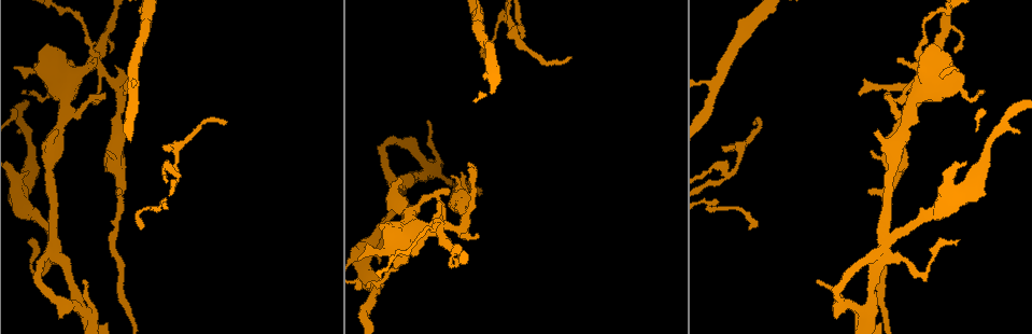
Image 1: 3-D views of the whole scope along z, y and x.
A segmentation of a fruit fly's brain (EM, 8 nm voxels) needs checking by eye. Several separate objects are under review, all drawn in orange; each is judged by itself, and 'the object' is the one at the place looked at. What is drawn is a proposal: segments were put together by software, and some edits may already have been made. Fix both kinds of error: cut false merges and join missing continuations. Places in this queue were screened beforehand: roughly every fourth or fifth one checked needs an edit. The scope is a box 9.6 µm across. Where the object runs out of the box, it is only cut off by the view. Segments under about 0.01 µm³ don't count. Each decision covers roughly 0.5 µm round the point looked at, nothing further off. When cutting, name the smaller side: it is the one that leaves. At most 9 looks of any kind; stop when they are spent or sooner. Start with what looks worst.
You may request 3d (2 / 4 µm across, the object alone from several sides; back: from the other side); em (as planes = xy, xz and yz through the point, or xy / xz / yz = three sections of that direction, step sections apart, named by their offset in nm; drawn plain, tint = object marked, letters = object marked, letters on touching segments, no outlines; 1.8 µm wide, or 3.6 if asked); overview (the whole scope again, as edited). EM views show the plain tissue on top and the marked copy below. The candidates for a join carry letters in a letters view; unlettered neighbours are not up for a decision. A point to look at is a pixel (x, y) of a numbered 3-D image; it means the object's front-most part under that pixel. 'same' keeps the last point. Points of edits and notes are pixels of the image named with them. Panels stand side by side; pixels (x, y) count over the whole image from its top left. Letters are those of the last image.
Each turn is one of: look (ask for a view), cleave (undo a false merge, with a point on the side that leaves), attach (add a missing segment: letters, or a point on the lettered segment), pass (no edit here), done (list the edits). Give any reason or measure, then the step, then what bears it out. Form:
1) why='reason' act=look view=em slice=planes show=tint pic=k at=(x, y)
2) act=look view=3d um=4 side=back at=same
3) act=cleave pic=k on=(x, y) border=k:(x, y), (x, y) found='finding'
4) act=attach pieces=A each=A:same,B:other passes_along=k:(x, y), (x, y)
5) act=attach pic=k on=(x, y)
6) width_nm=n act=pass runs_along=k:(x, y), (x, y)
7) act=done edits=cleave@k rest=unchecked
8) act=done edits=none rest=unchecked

why='an open end' act=look view=em slice=planes show=letters pic=1 at=(141, 229)

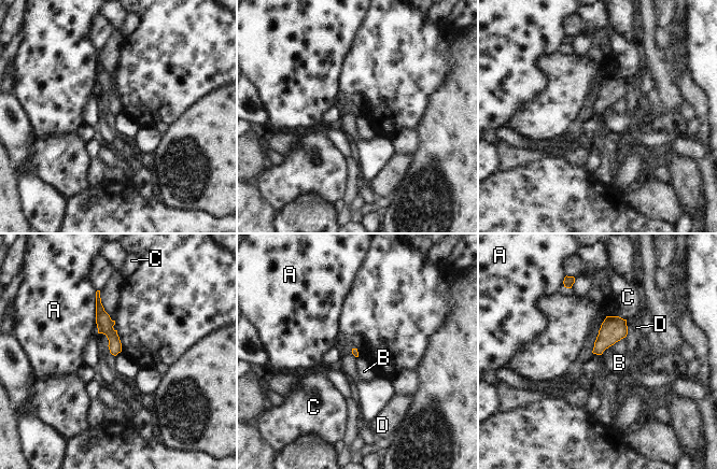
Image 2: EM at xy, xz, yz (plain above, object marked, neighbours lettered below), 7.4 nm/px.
act=pass each=A:other,B:other,C:other,D:other runs_along=2:(98, 300), (114, 352) found='none of them fits'

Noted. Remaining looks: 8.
why='thin end' act=look view=3d um=2 pic=1 at=(379, 262)

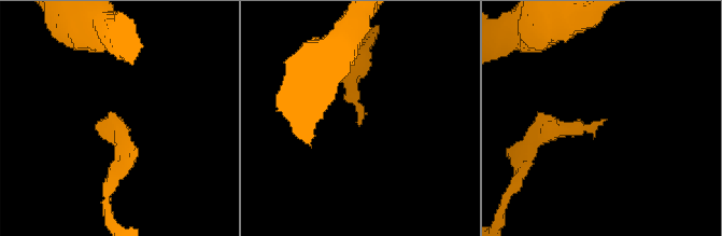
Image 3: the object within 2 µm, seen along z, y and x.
why='need the tissue' act=look view=em slice=yz step=4 show=letters pic=3 at=(359, 125)

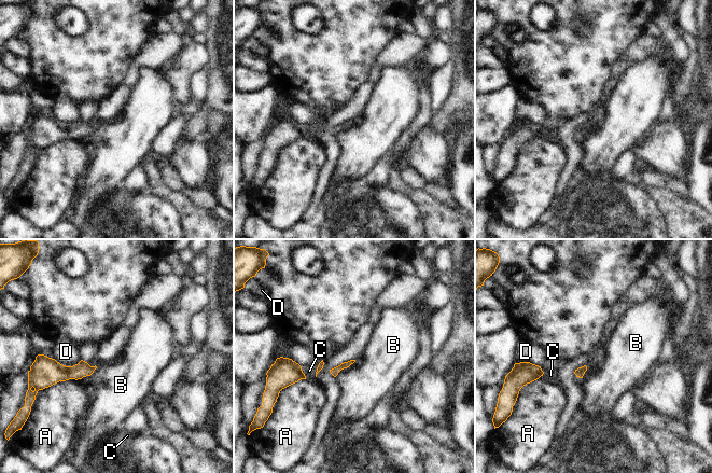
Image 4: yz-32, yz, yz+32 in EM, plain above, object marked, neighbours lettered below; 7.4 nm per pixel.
act=pass each=A:other,B:other,C:other,D:other border=4:(356, 361), (344, 367), (335, 377) found='none of them fits'

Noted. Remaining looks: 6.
why='an open end' act=look view=3d um=2 pic=1 at=(85, 283)

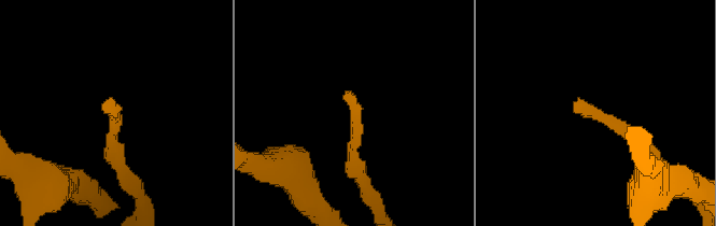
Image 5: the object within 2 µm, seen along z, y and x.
act=look view=em slice=xy step=16 show=letters pic=5 at=(111, 103)

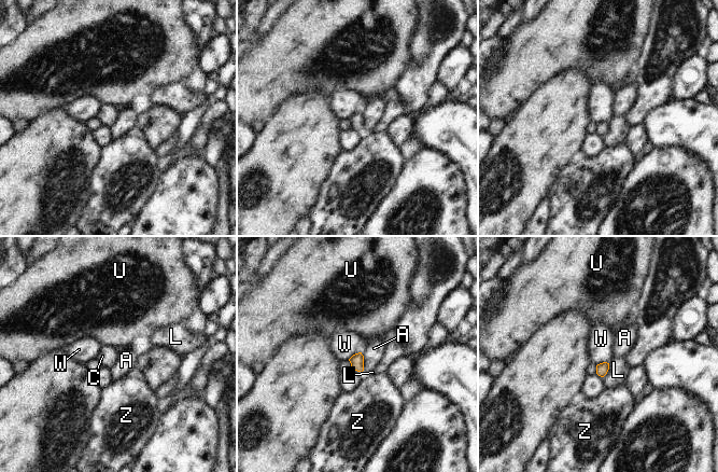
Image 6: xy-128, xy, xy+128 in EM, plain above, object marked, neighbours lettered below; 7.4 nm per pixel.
why='cut it another way' act=look view=em slice=planes show=letters at=same

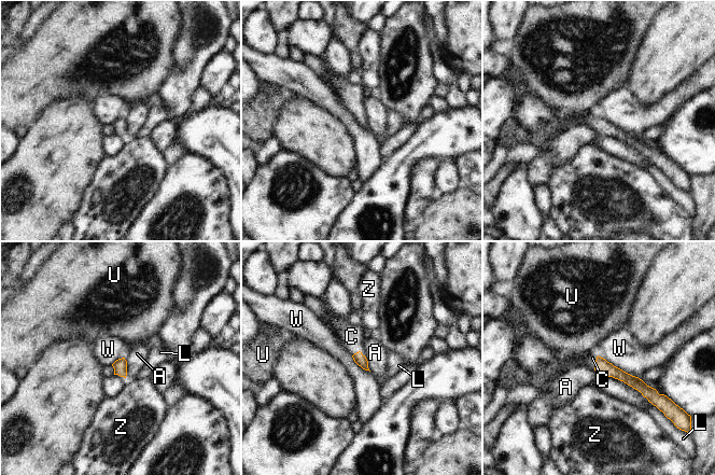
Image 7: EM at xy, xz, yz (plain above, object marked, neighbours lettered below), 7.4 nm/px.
act=attach pieces=C each=A:other,C:same,L:other,U:other,W:other,Z:other passes_along=7:(361, 360), (359, 351), (351, 336) found='the neuron continues'

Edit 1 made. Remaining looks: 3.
why='an open end' act=look view=em slice=planes show=letters pic=1 at=(400, 180)

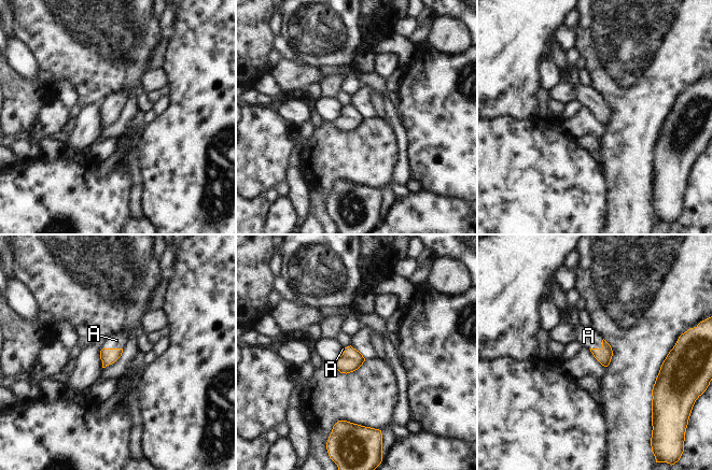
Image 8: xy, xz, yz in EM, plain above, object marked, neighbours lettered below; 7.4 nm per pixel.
act=attach pieces=A each=A:same found='it goes on there'

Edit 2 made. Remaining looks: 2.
act=done edits=attach@7,attach@8 rest=unchecked

